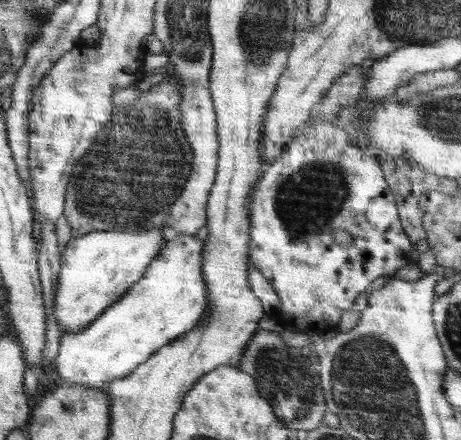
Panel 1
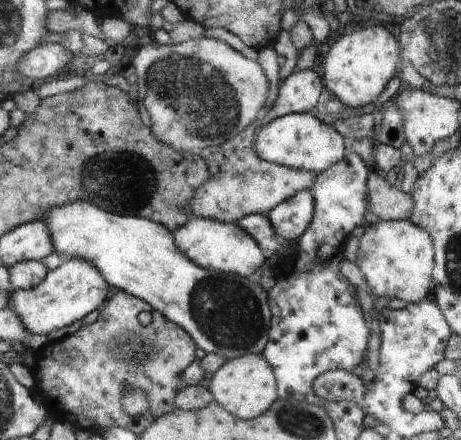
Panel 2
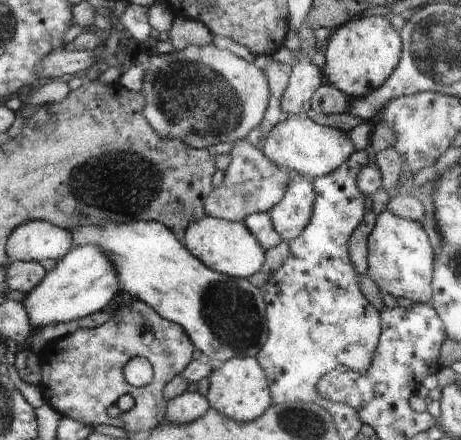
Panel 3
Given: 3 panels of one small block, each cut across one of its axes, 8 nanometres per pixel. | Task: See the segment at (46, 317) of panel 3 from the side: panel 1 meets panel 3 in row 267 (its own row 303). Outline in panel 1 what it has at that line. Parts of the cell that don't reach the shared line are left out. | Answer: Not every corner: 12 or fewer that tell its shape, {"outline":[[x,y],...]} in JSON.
{"outline":[[171,226],[71,238],[59,330],[85,330],[175,236]]}

